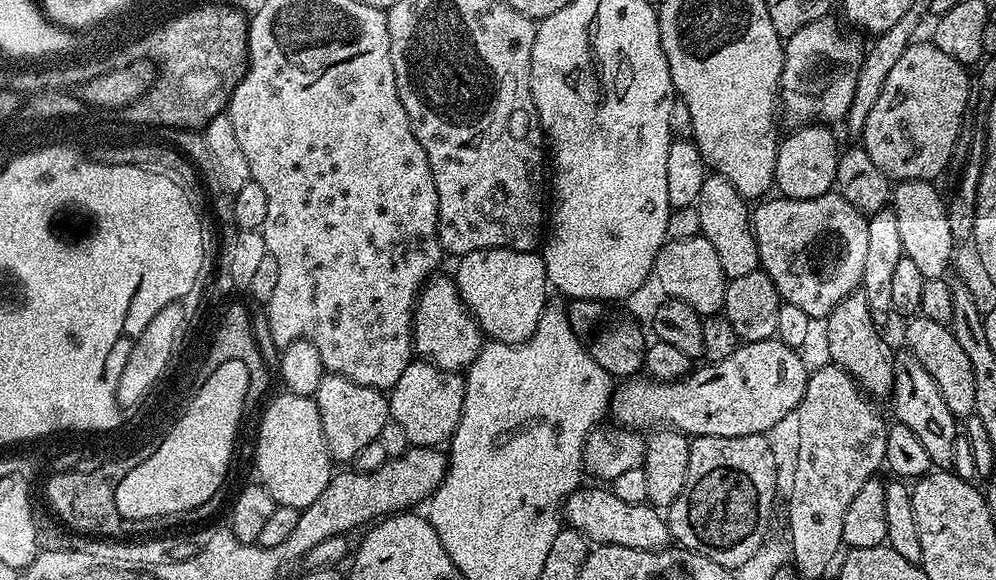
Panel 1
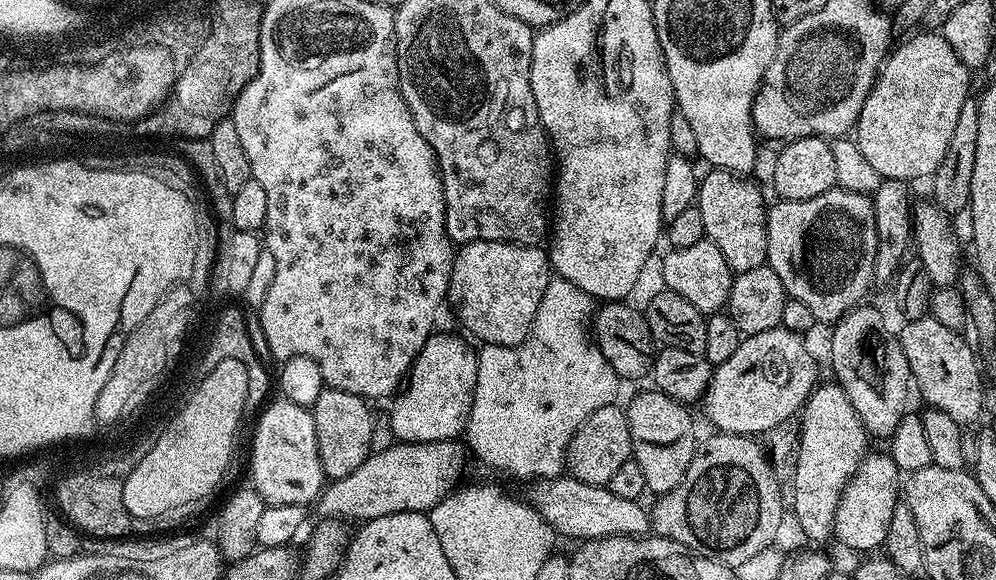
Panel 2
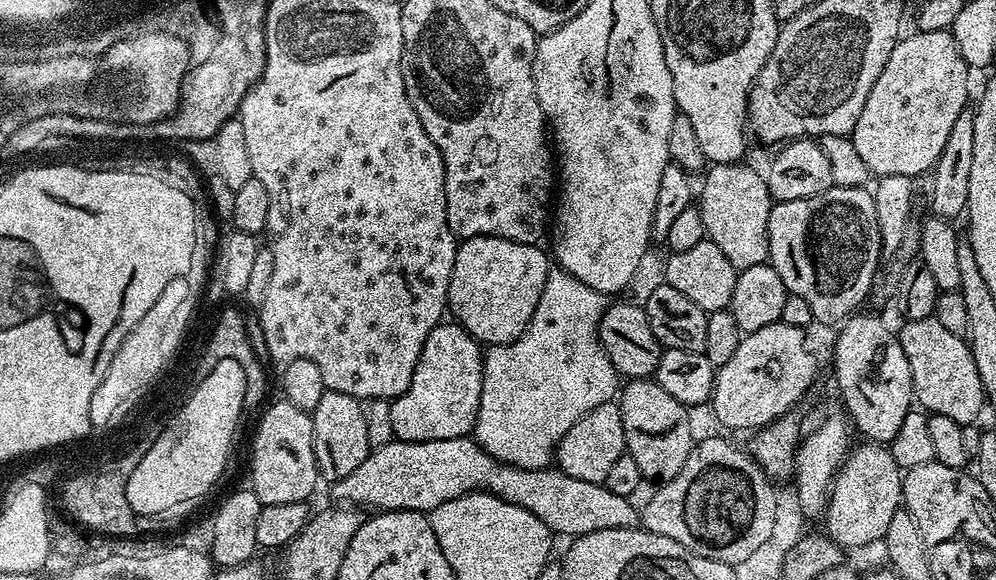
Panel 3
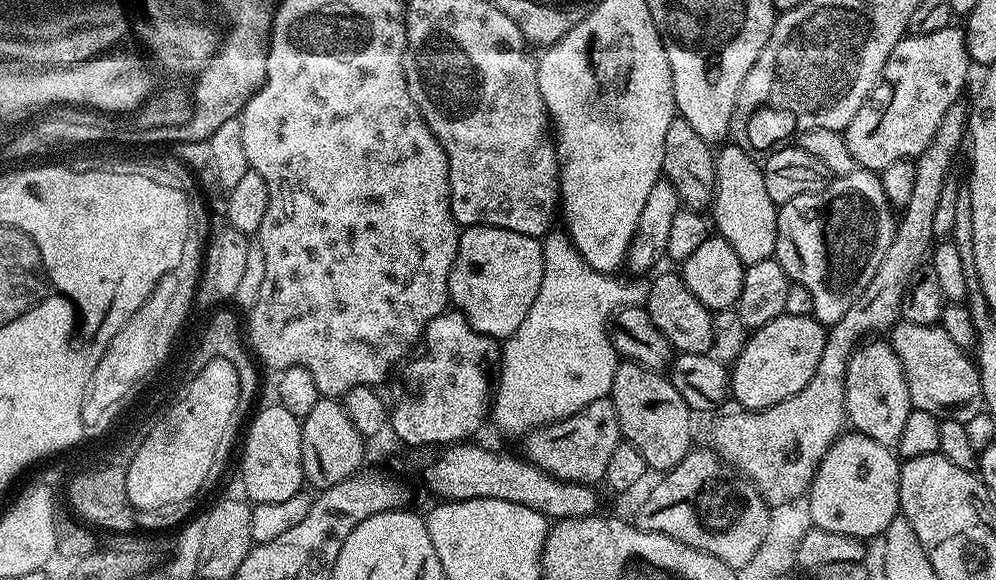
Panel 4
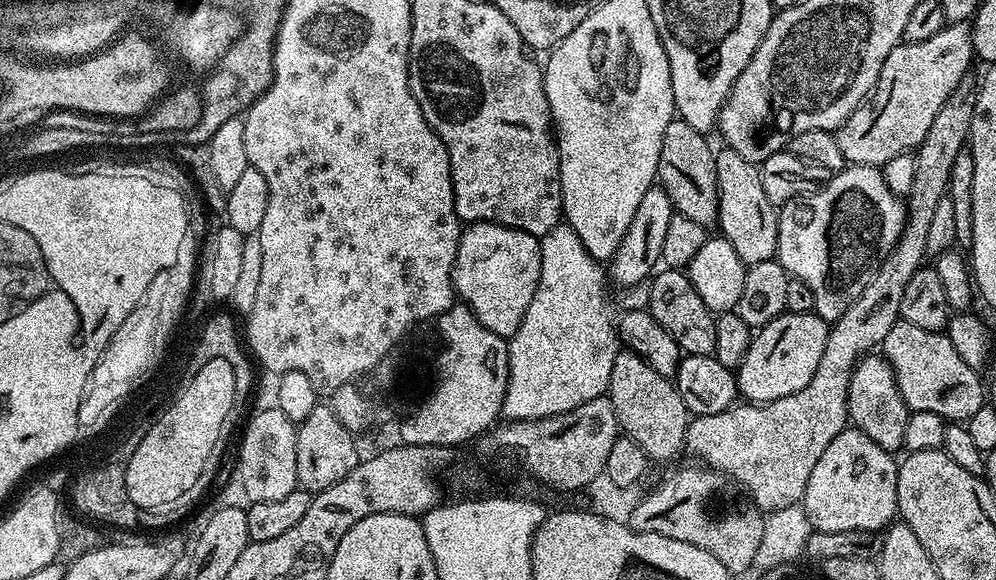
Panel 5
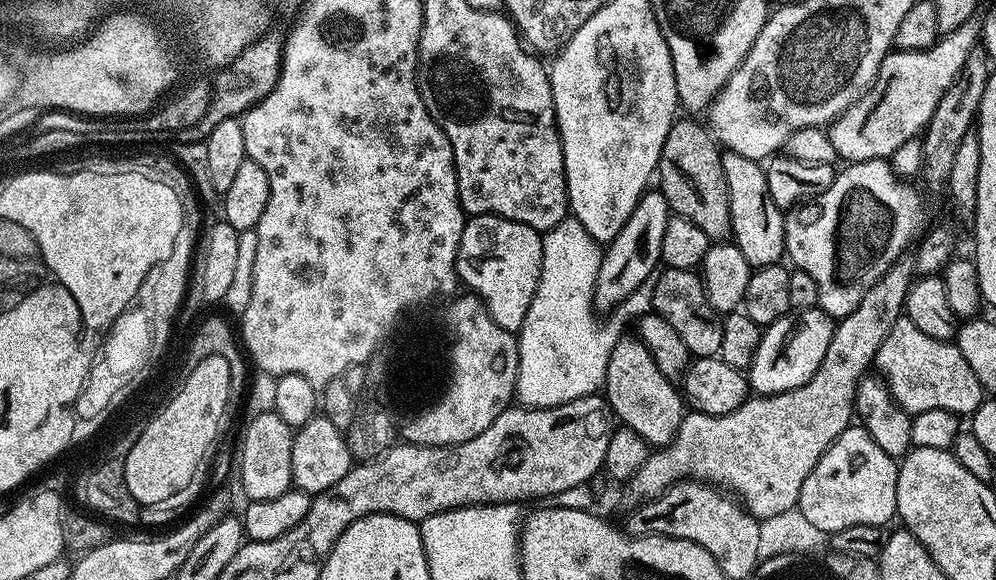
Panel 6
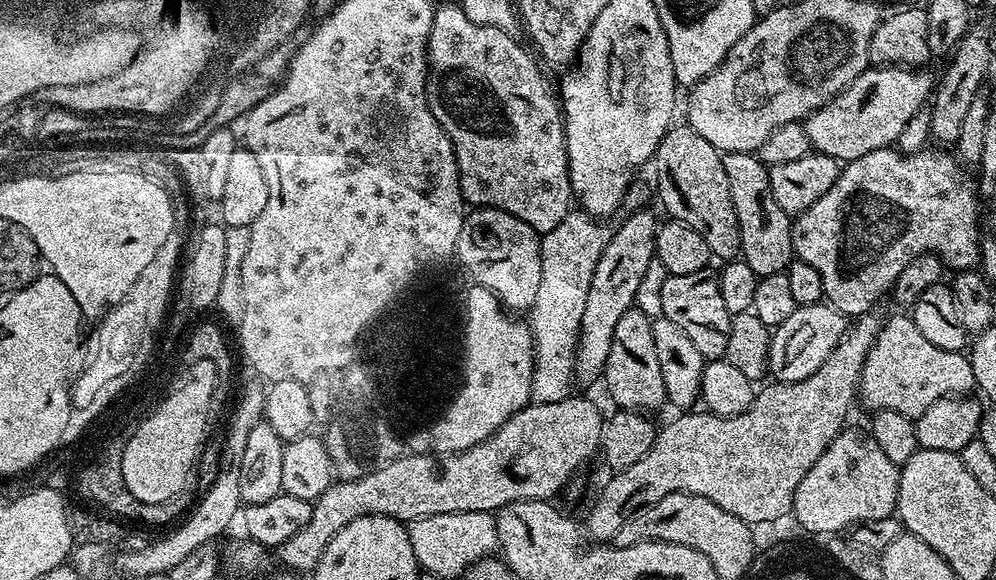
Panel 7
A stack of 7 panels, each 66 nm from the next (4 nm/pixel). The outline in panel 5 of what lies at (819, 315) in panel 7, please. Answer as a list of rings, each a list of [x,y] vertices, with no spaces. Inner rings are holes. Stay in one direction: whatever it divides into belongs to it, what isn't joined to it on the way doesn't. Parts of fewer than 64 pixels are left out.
[[[815,311],[806,314],[794,314],[788,312],[783,316],[774,318],[769,324],[765,324],[752,337],[752,345],[746,352],[746,358],[740,363],[738,369],[738,392],[745,401],[753,404],[769,404],[778,398],[786,398],[786,394],[794,394],[814,378],[818,370],[818,362],[822,362],[822,350],[826,350],[829,321],[816,315]]]

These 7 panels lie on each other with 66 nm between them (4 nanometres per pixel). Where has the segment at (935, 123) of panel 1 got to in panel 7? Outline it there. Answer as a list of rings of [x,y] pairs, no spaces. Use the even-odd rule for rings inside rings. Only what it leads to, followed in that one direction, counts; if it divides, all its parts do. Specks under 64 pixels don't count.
[[[869,66],[849,88],[833,100],[827,100],[803,121],[808,143],[815,151],[847,162],[870,154],[870,150],[887,148],[900,139],[902,130],[929,103],[934,80],[924,70],[903,66]]]

